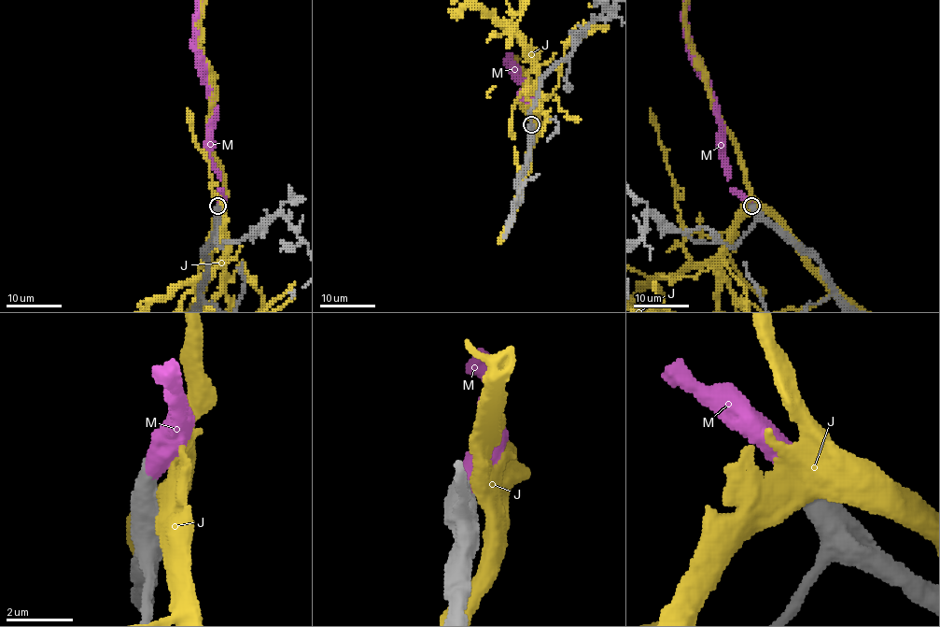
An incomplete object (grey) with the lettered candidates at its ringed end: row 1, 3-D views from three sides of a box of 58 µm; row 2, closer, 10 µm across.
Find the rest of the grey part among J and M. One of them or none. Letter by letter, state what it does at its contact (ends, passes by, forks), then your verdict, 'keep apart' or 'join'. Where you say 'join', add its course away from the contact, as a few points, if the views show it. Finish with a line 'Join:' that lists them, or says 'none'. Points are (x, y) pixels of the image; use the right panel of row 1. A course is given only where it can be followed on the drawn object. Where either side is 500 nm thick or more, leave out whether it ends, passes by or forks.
J: keep apart
M: join
Join: M

